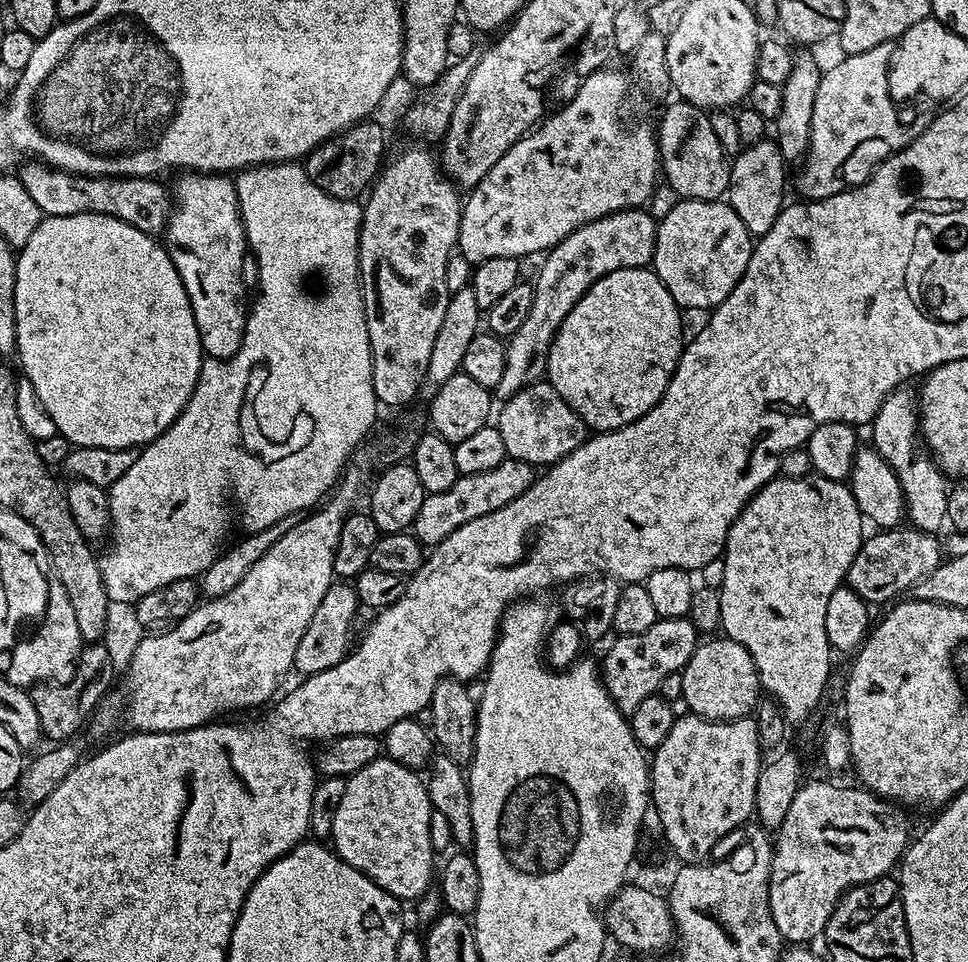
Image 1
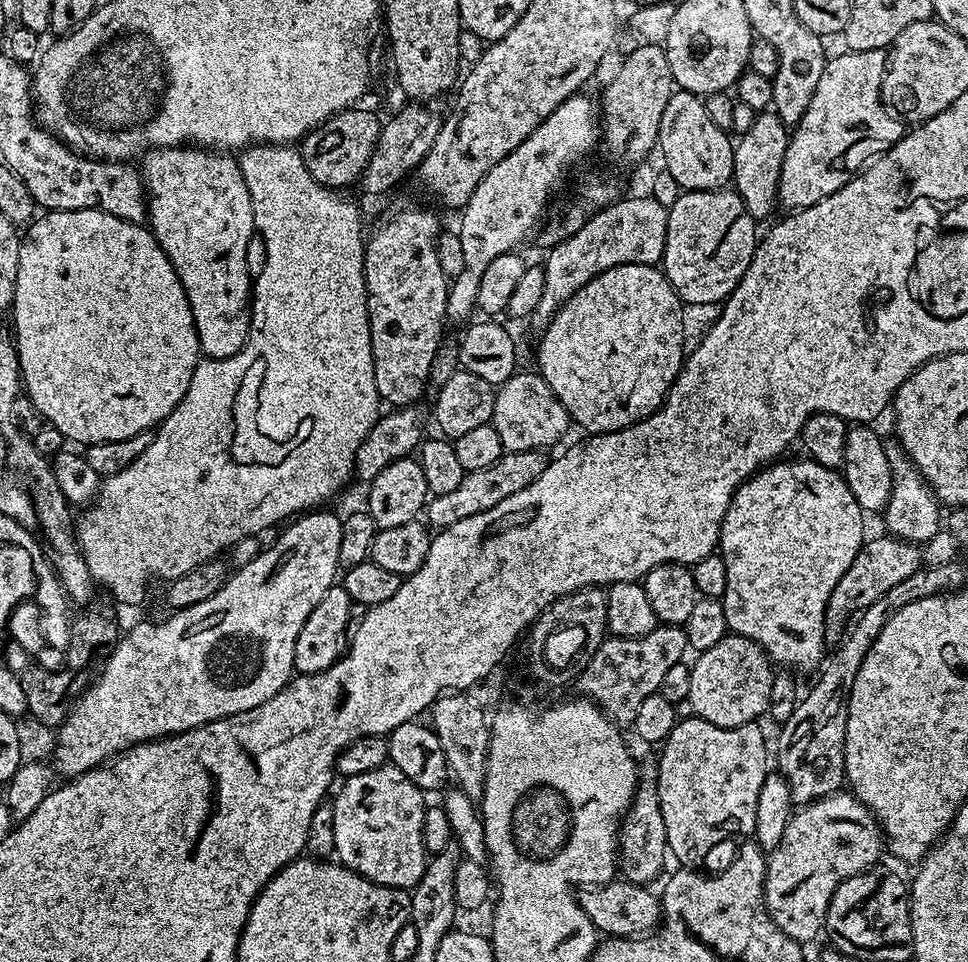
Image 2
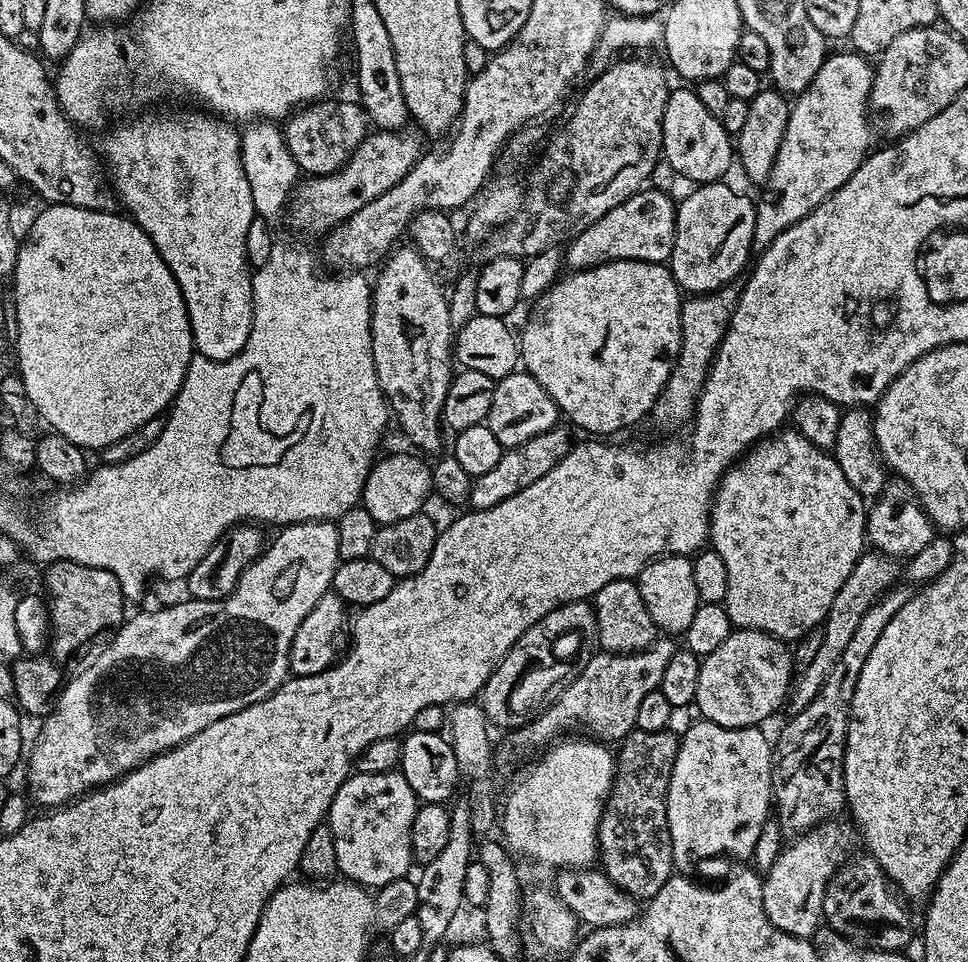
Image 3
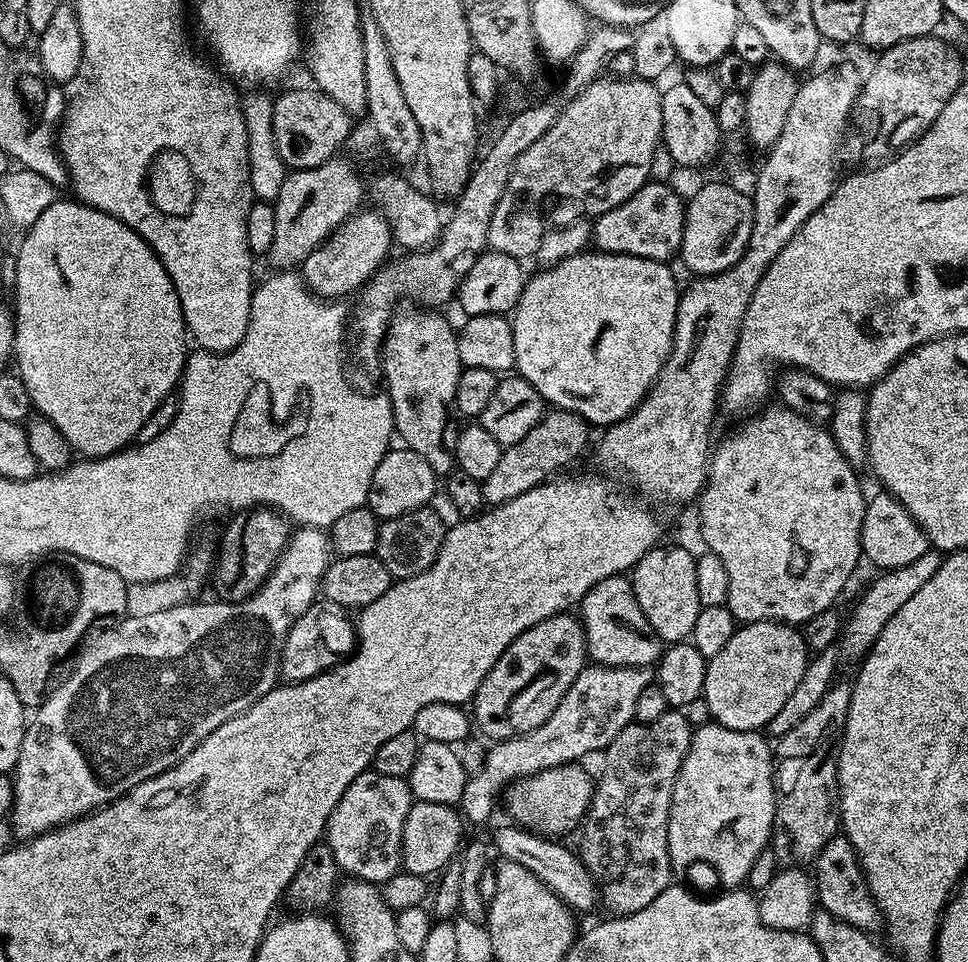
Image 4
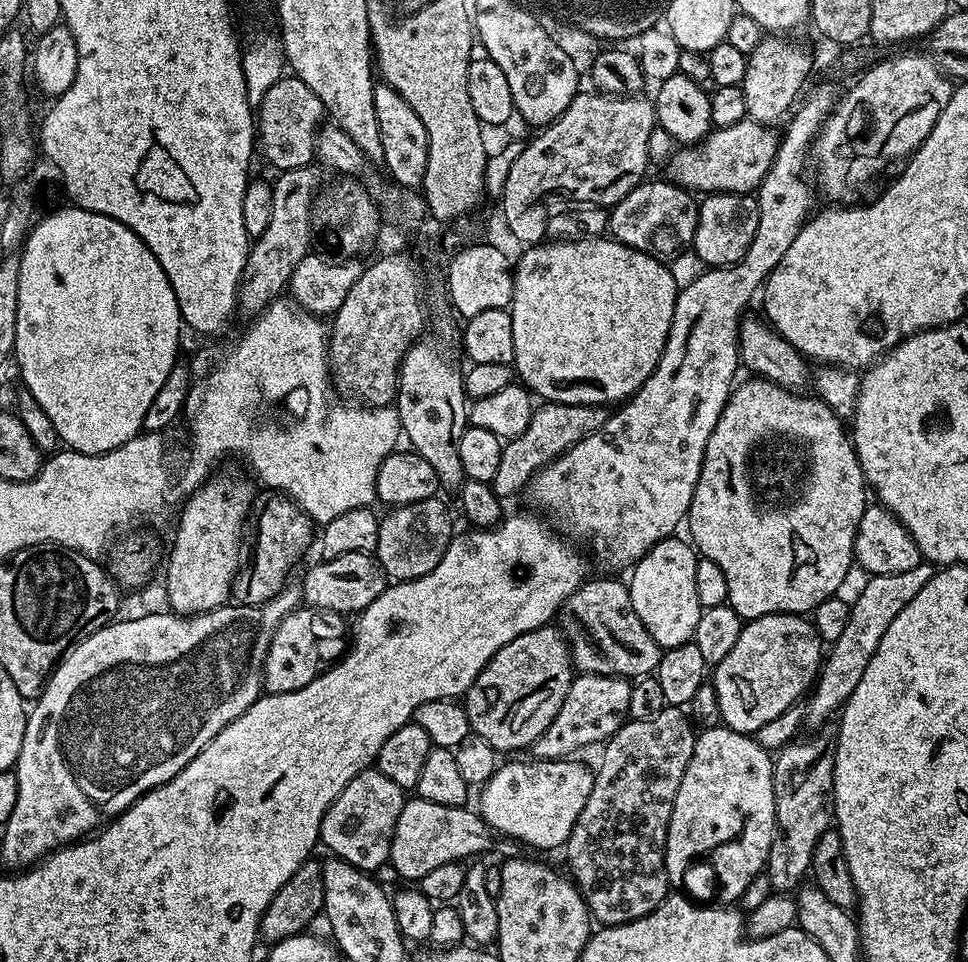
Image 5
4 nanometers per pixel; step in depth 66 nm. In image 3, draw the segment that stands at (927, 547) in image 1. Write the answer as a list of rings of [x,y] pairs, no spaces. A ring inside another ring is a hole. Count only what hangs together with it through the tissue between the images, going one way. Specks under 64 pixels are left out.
[[[875,550],[867,551],[860,556],[854,570],[850,572],[850,577],[846,578],[846,582],[842,584],[838,594],[834,596],[834,601],[831,602],[830,610],[827,612],[827,618],[821,629],[822,643],[814,659],[810,664],[804,666],[795,677],[786,704],[787,708],[790,708],[791,715],[801,713],[817,697],[822,684],[833,670],[835,662],[838,662],[838,658],[846,650],[847,643],[850,642],[851,635],[858,628],[863,614],[866,614],[866,610],[897,581],[895,579],[898,576],[898,564],[899,561],[895,557],[882,555]]]

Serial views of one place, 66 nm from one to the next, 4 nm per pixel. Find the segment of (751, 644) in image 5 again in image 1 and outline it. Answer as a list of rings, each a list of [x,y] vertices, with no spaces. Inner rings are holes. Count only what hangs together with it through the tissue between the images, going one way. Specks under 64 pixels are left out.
[[[727,638],[712,640],[709,644],[700,642],[693,652],[693,656],[685,662],[682,671],[682,700],[688,703],[687,711],[705,720],[742,720],[757,707],[762,696],[760,687],[760,671],[754,664],[754,658],[738,642]]]

